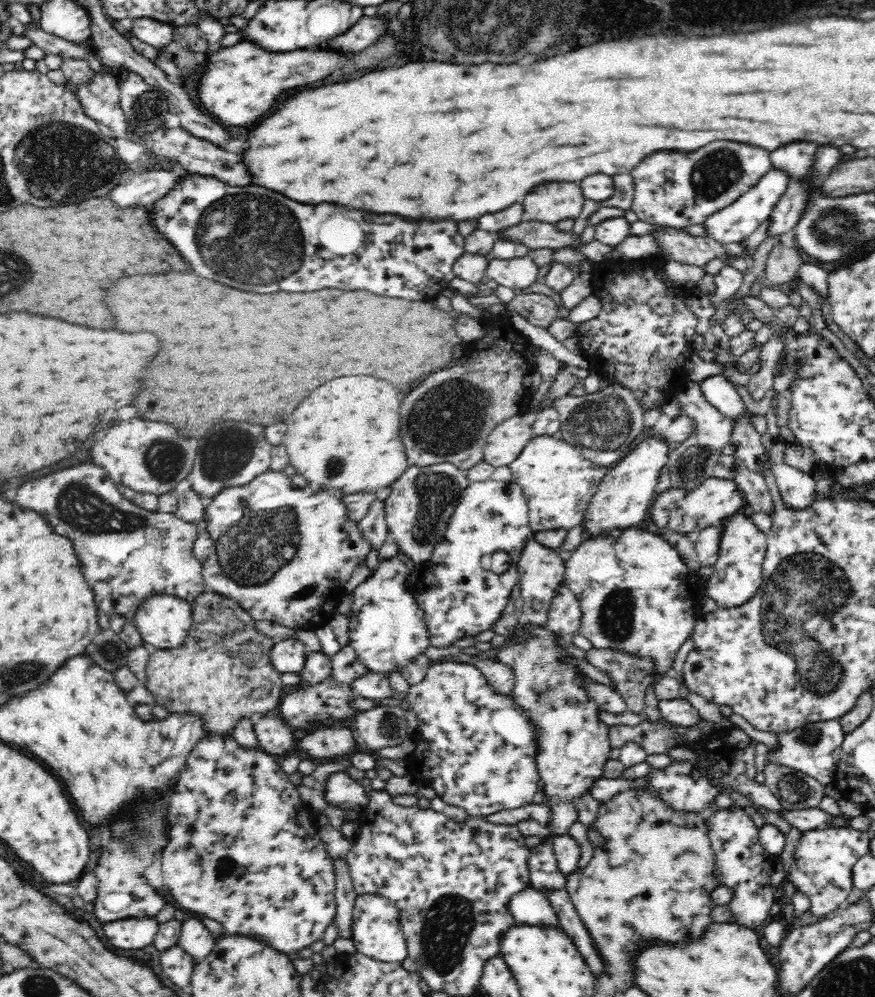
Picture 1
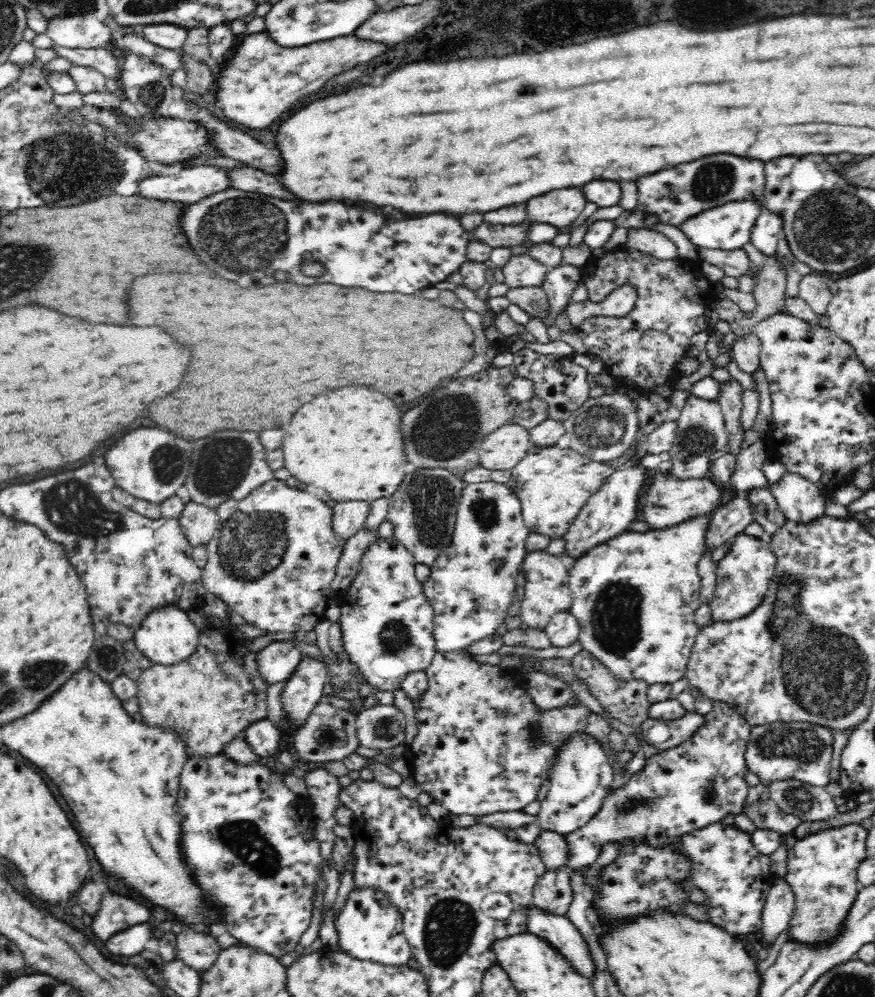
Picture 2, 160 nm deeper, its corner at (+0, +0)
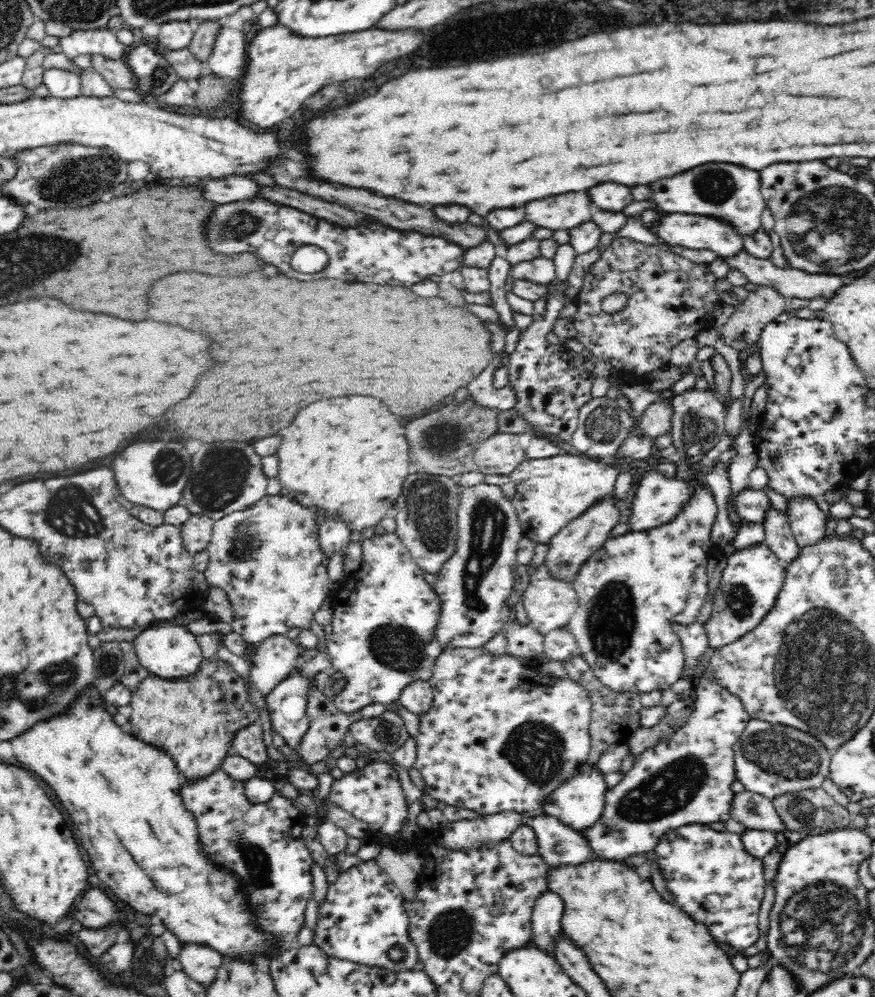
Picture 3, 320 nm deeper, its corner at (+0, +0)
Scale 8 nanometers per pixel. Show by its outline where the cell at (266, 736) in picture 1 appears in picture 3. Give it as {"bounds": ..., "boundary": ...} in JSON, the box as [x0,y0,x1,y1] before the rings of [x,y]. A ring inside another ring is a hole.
{"bounds":[230,723,267,765],"boundary":[[[255,723],[240,728],[232,738],[230,754],[242,756],[257,765],[267,759],[266,744],[262,739],[262,730]]]}

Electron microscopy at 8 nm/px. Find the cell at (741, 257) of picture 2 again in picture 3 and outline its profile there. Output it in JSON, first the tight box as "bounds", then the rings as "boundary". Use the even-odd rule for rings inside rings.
{"bounds":[726,250,844,300],"boundary":[[[744,250],[739,255],[726,257],[726,261],[728,261],[728,265],[731,268],[740,270],[749,282],[754,282],[754,284],[762,287],[772,287],[772,289],[778,291],[787,300],[793,298],[812,300],[818,297],[830,300],[836,294],[836,291],[844,286],[840,275],[812,275],[808,272],[796,271],[794,269],[777,268],[769,259],[760,260]]]}

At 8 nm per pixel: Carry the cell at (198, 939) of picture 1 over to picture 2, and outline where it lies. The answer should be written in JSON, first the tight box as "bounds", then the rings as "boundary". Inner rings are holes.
{"bounds":[176,928,223,974],"boundary":[[[190,928],[177,934],[176,948],[177,958],[200,974],[209,970],[223,949],[217,938]]]}

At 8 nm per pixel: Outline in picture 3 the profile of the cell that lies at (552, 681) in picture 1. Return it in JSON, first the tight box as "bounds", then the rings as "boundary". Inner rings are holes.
{"bounds":[543,766,609,832],"boundary":[[[580,766],[578,772],[562,784],[547,798],[543,804],[546,815],[552,815],[558,818],[560,822],[570,826],[577,831],[584,832],[587,828],[594,826],[605,807],[605,796],[609,791],[604,781],[604,774],[600,773],[595,766]]]}

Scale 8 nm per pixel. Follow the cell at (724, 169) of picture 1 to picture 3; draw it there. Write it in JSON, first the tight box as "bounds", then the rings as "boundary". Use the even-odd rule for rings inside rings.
{"bounds":[650,164,766,238],"boundary":[[[704,164],[650,186],[654,190],[652,202],[660,204],[662,213],[712,217],[734,227],[742,238],[762,228],[760,216],[766,204],[761,192],[759,172],[740,168],[736,164]]]}

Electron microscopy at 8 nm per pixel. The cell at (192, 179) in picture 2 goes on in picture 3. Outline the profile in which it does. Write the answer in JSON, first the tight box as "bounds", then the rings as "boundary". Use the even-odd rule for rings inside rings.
{"bounds":[200,176,260,204],"boundary":[[[228,176],[224,180],[200,180],[200,184],[204,186],[204,198],[218,204],[260,196],[260,186],[250,177]]]}

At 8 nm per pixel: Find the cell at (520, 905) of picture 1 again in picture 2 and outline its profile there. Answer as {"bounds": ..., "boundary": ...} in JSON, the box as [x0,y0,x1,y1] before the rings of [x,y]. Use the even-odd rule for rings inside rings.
{"bounds":[527,906,596,981],"boundary":[[[531,906],[527,912],[527,927],[530,933],[548,941],[570,967],[584,978],[593,981],[596,972],[594,961],[582,933],[566,916],[548,914]]]}

